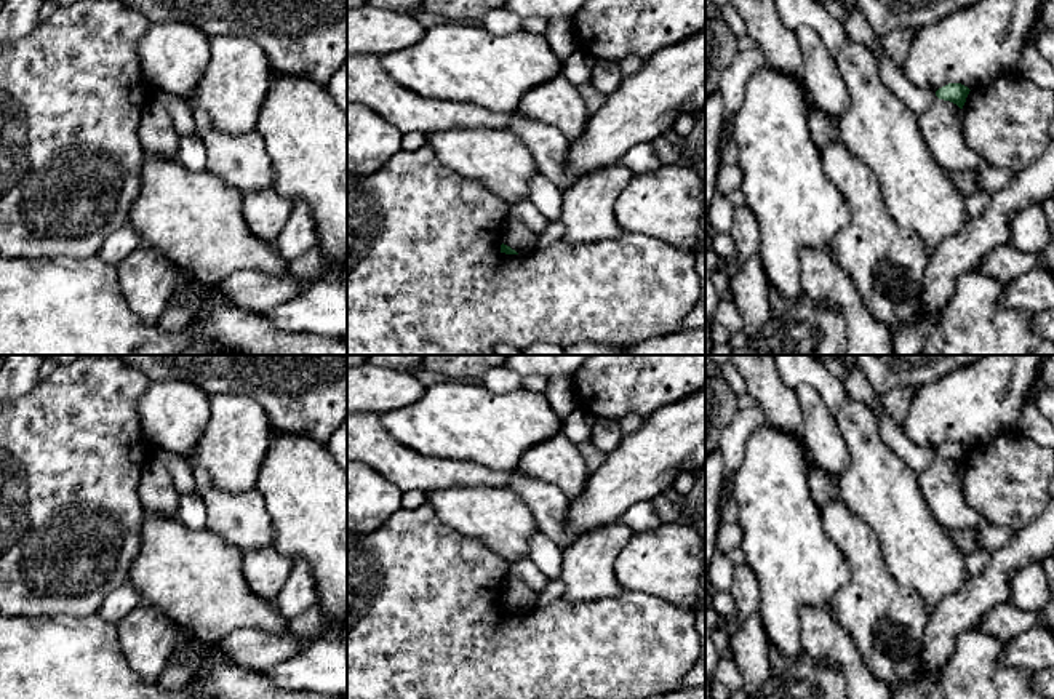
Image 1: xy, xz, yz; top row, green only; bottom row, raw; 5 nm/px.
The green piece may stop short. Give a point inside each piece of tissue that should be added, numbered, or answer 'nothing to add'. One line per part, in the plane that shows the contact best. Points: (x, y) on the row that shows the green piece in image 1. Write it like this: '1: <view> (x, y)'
nothing to add

